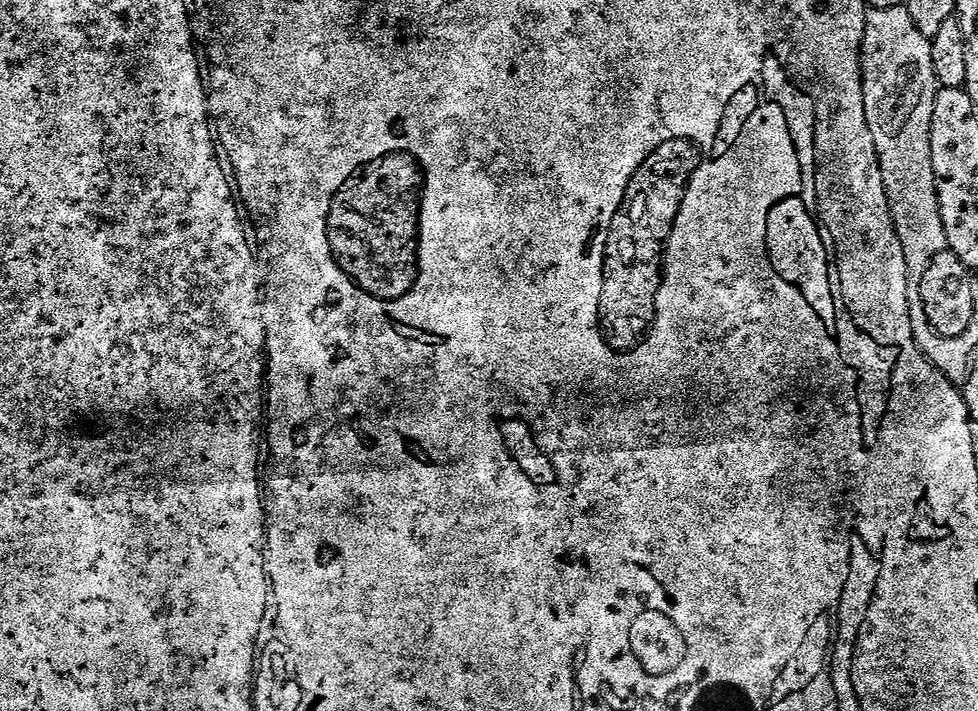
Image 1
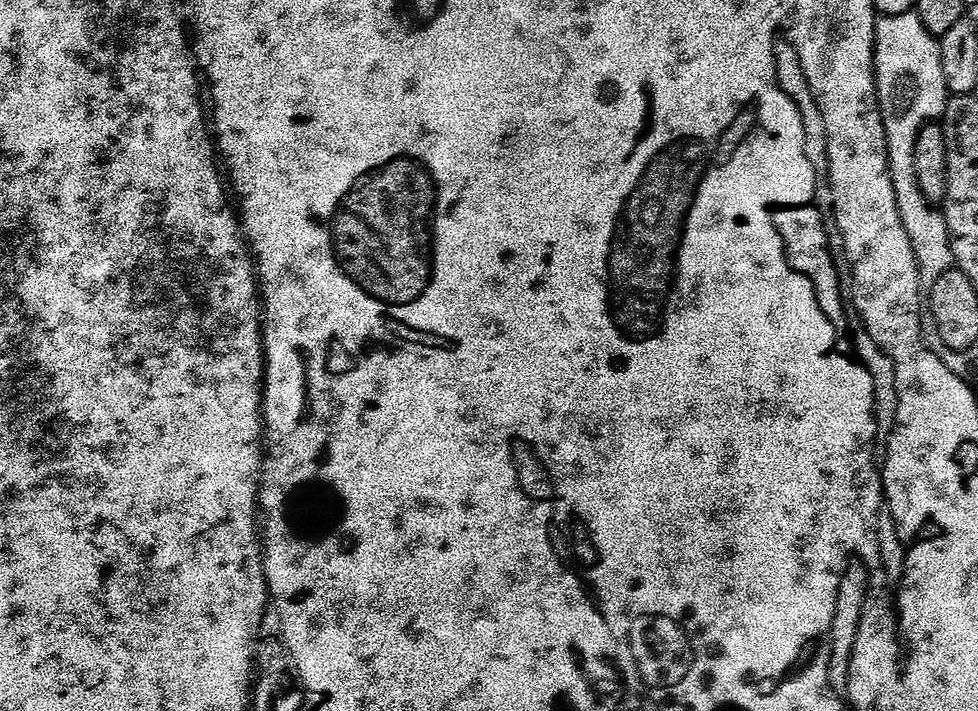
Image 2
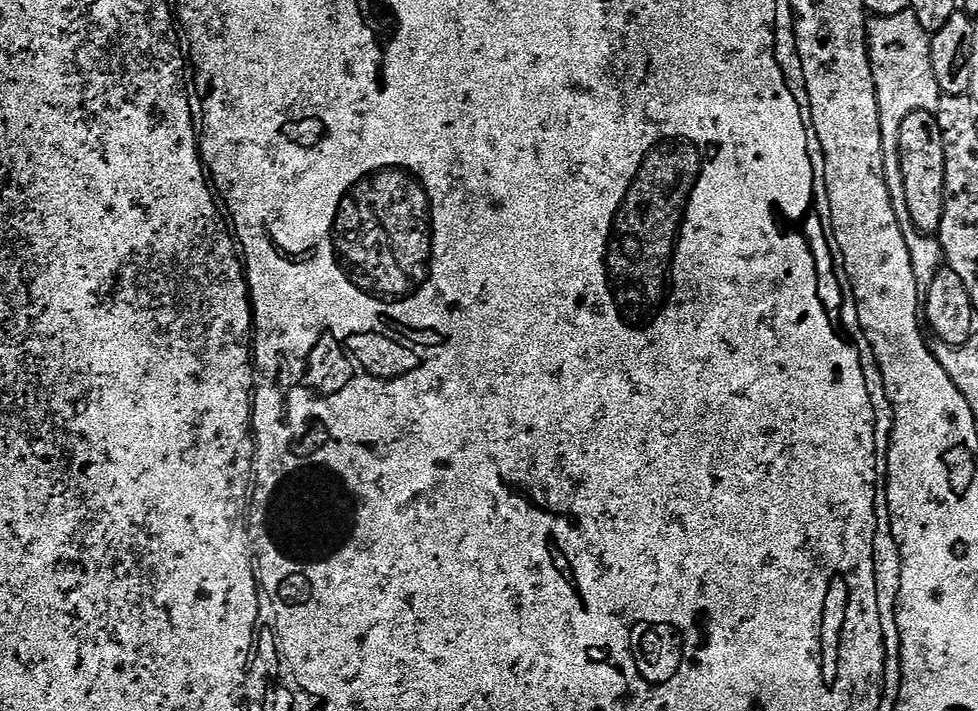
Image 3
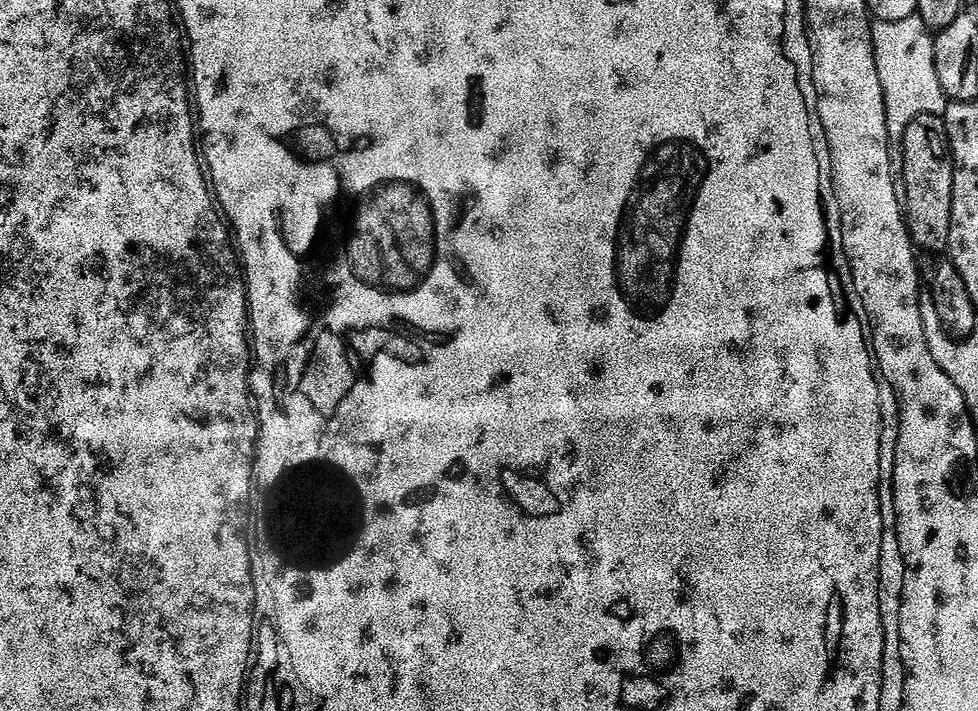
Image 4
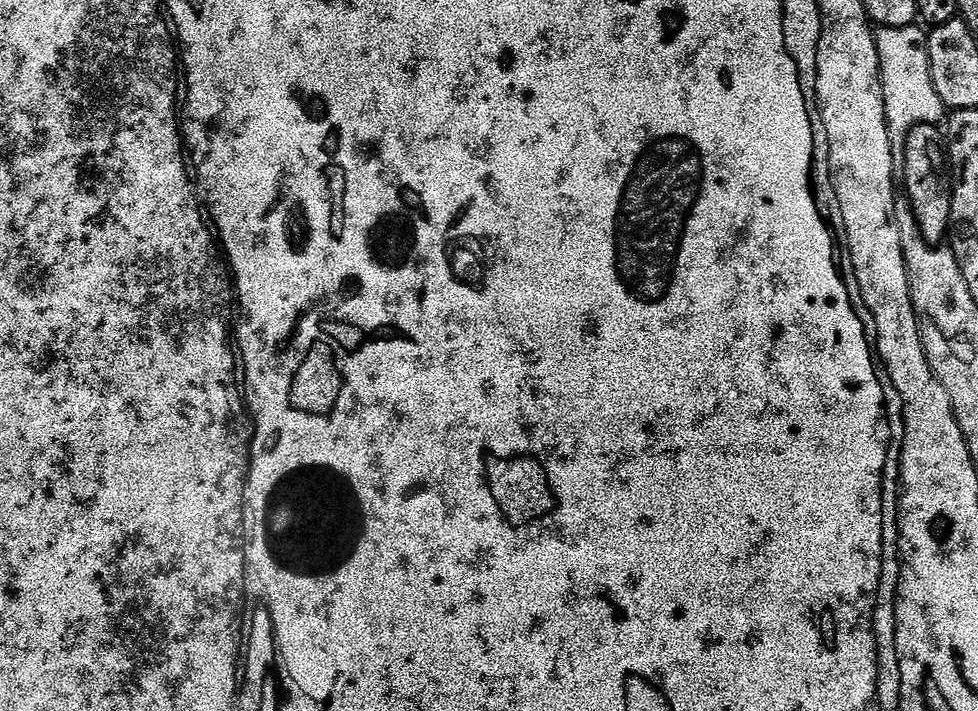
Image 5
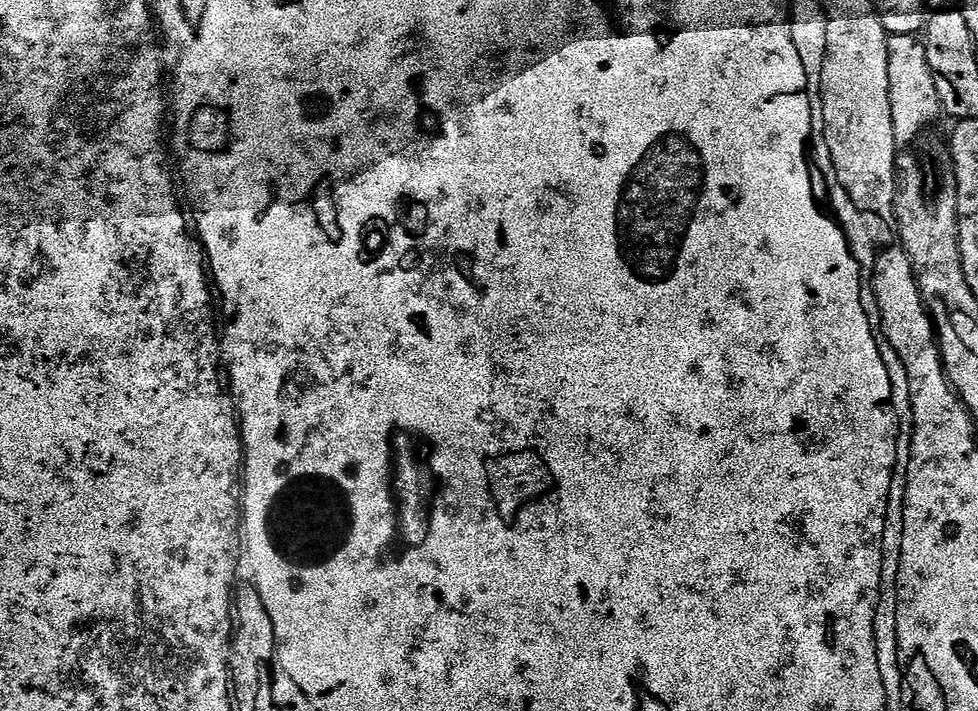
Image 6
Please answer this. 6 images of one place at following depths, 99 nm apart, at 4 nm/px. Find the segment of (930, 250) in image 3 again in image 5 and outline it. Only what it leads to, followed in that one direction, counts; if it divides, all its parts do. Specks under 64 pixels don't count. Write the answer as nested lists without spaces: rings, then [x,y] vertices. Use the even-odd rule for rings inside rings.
[[[907,24],[901,28],[877,27],[875,34],[876,49],[880,59],[880,81],[889,125],[939,125],[945,119],[946,109],[942,98],[938,98],[938,90],[934,90],[930,74],[928,32],[916,24]]]

